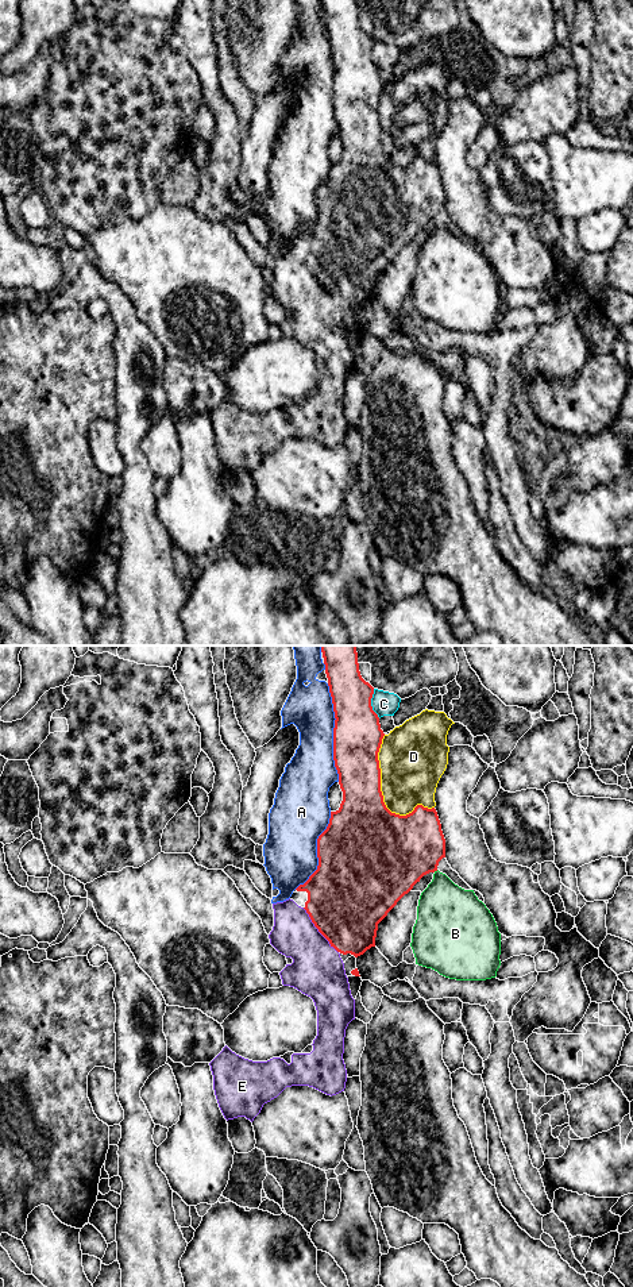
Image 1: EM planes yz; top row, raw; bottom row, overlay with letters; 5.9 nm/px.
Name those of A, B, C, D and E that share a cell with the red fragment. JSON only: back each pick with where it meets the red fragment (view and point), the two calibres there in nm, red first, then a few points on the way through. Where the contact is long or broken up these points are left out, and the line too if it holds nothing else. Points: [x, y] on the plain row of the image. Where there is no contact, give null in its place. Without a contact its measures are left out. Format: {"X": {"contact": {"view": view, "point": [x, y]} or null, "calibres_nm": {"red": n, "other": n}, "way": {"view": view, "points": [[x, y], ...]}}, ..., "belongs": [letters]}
{"E": {"contact": {"view": "yz", "point": [319, 282]}, "calibres_nm": {"red": 460, "other": 320}}, "belongs": ["E"]}

